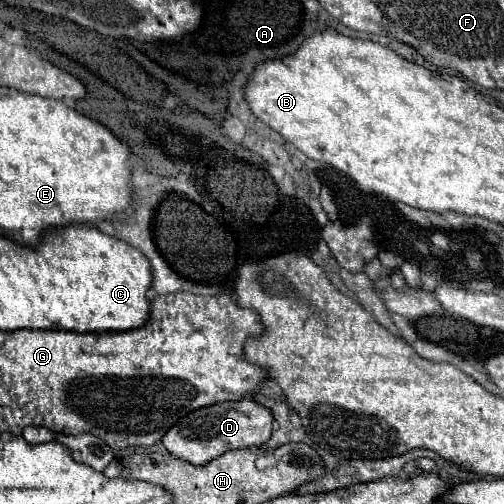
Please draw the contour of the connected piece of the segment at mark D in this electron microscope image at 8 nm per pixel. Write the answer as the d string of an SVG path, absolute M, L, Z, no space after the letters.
M243 398L237 402L219 402L213 406L205 406L193 410L185 418L181 418L163 438L163 446L175 458L181 458L191 464L207 464L213 458L239 448L261 448L267 444L273 432L273 412L251 398Z

